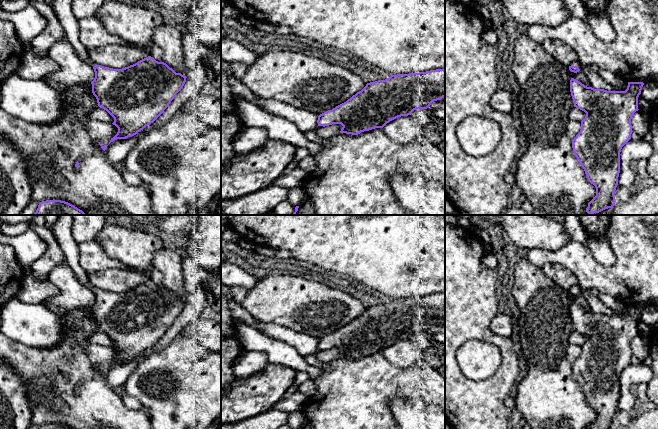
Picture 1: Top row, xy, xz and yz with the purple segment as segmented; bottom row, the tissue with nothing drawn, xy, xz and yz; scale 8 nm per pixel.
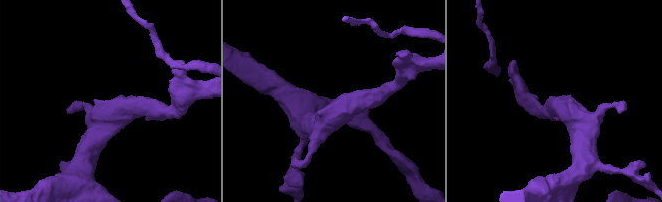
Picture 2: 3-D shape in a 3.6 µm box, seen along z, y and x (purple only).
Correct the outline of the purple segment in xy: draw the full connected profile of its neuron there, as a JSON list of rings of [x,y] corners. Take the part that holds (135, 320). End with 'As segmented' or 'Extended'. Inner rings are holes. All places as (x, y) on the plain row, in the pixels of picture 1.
[[[60,215],[56,223],[48,227],[77,280],[94,293],[92,317],[98,330],[114,342],[112,348],[118,352],[109,368],[132,361],[164,336],[187,301],[151,280],[122,293],[95,288],[79,263],[79,244],[72,235],[72,223],[72,215]]]. Extended

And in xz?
[[[445,294],[391,299],[385,304],[367,307],[346,326],[318,340],[318,350],[341,348],[340,357],[358,359],[375,352],[383,352],[390,345],[408,340],[416,333],[427,333],[432,326],[445,321]]]. As segmented

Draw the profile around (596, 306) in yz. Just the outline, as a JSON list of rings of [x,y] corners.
[[[581,287],[580,294],[587,300],[592,312],[616,315],[614,310],[602,303],[597,296],[592,296],[585,288]]]

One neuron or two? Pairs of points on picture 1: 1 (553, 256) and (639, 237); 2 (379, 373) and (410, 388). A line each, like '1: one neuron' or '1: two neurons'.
1: one neuron
2: one neuron

